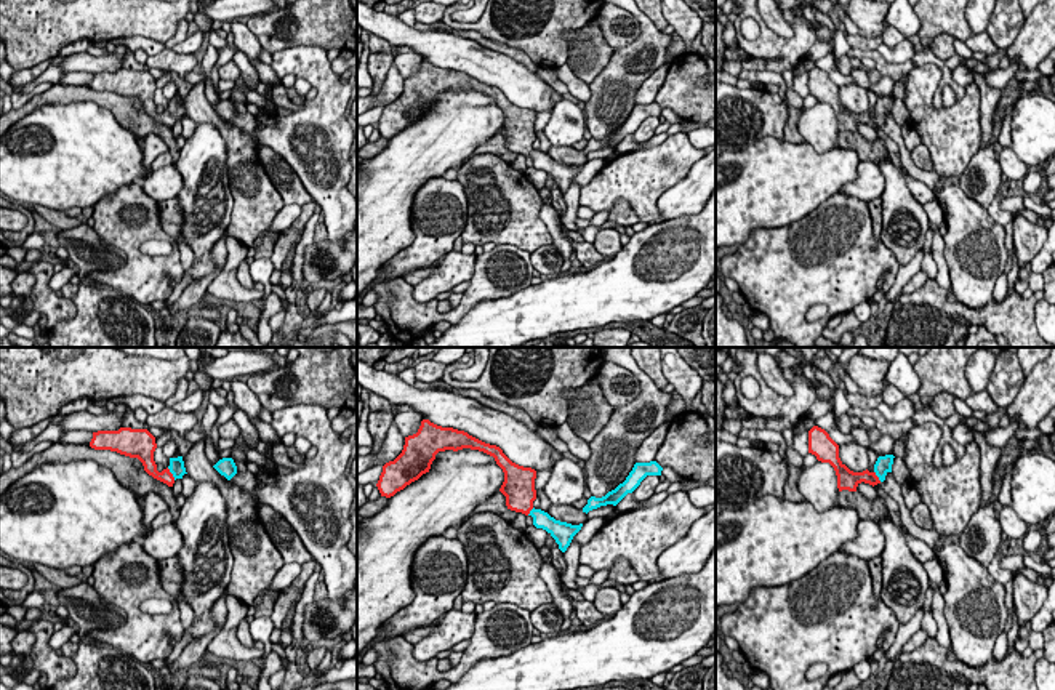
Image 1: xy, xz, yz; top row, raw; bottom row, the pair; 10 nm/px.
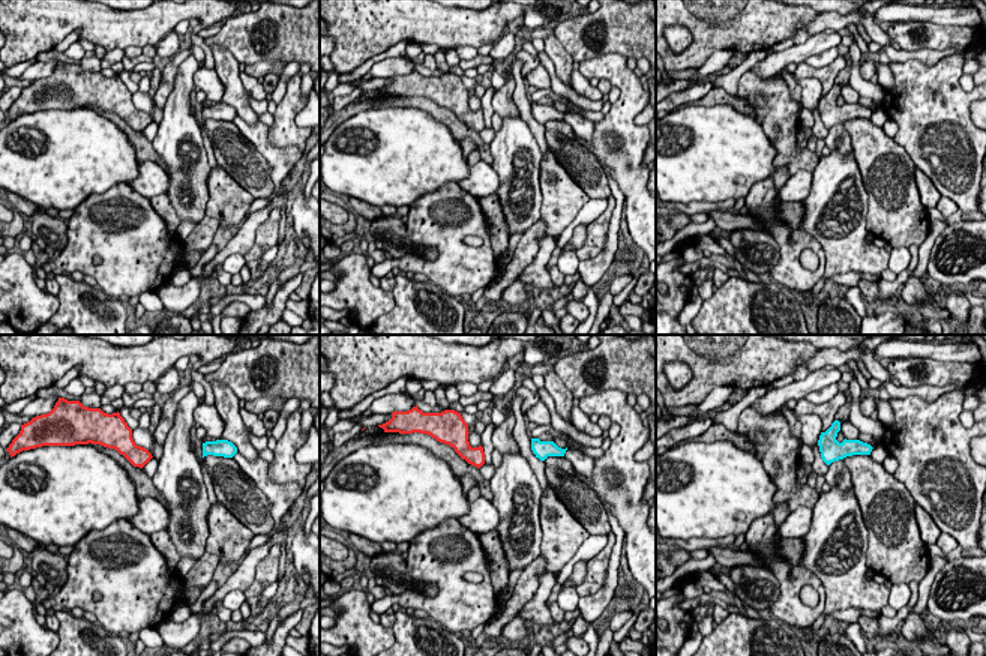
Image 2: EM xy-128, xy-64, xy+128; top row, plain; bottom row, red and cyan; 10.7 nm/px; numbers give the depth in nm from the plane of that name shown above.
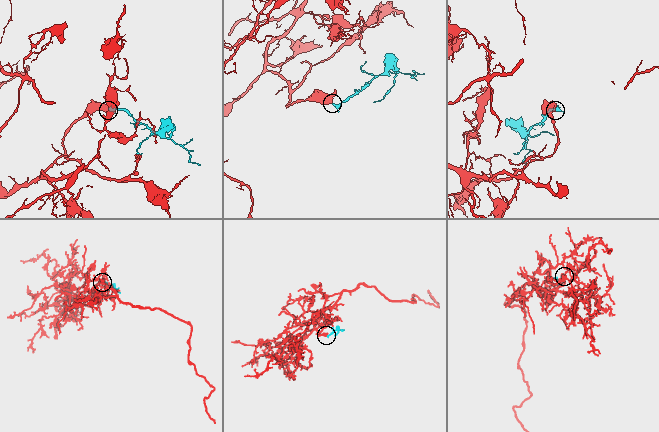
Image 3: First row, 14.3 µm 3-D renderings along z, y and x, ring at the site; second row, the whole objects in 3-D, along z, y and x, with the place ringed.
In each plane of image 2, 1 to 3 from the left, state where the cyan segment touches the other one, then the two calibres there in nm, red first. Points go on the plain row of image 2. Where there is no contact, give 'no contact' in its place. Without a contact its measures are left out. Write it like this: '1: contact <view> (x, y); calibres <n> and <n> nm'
1: no contact
2: no contact
3: no contact

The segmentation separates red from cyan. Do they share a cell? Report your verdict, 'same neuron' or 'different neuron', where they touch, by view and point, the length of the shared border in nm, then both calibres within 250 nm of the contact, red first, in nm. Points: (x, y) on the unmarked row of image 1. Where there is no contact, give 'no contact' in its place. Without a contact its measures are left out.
same neuron; contact xy (172, 116); length 150 nm; calibres 140 and 160 nm

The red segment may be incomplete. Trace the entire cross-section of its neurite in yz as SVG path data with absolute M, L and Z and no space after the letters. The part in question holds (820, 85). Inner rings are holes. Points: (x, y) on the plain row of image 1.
M813 67L808 72L808 94L815 96L818 102L829 104L837 117L839 133L848 131L856 133L856 128L864 123L869 126L877 126L885 122L885 117L892 114L893 96L879 98L874 112L868 110L863 114L850 112L839 99L839 86L829 78L829 75Z

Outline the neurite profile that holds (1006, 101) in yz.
M1002 91L1001 99L993 115L993 125L996 125L997 122L1004 123L1005 109L1013 107L1013 106L1015 106L1015 99L1007 91Z

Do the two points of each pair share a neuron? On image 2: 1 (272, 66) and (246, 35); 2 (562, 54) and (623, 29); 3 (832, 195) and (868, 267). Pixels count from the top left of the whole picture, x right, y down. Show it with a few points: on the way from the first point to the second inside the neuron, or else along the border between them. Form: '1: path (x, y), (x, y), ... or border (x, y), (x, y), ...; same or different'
1: border (285, 63), (263, 60), (246, 65); different
2: border (553, 35), (574, 60); different
3: path (835, 213), (844, 240), (853, 249); same

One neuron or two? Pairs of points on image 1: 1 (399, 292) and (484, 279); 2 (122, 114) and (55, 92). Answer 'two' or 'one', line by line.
1: one
2: one

